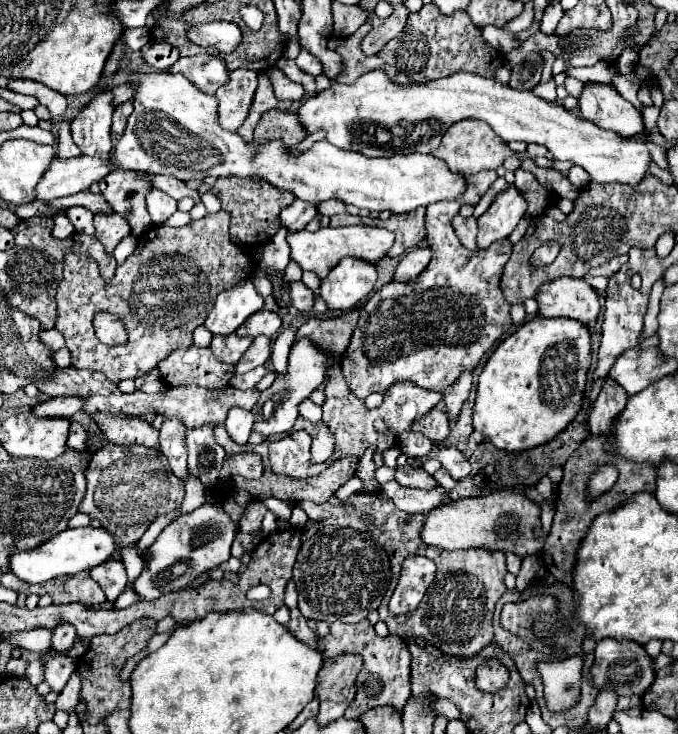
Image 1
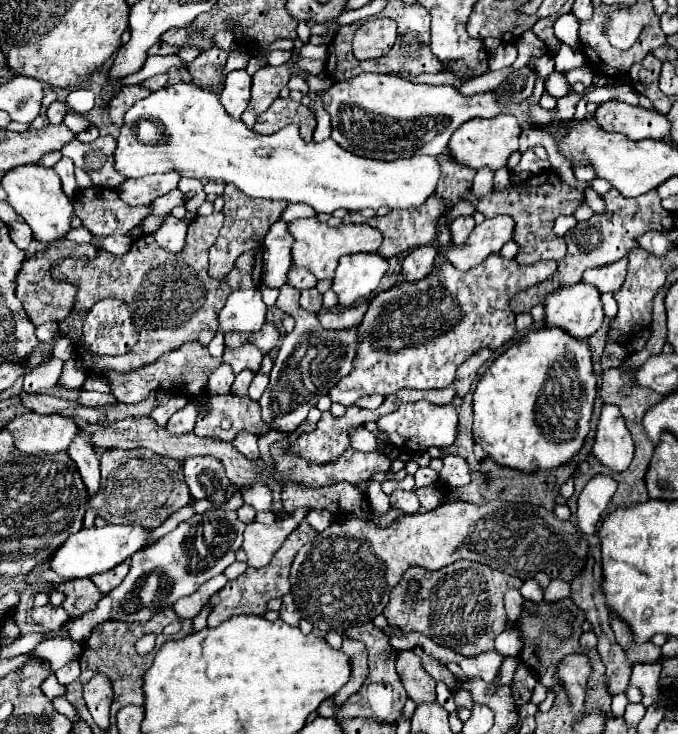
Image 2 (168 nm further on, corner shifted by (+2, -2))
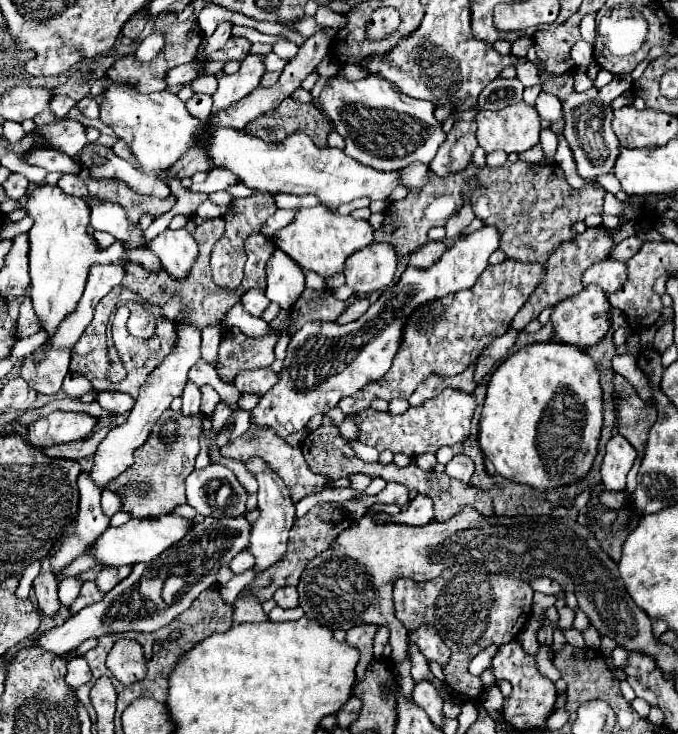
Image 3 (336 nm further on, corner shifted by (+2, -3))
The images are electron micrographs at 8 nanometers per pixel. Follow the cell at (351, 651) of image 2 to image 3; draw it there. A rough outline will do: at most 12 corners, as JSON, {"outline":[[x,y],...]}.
{"outline":[[361,624],[347,632],[347,644],[359,648],[357,682],[373,660],[373,638],[379,626]]}

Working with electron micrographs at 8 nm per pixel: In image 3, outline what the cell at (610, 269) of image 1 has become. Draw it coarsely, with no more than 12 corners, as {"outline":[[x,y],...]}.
{"outline":[[613,258],[591,266],[583,286],[597,284],[605,294],[627,280],[627,266]]}

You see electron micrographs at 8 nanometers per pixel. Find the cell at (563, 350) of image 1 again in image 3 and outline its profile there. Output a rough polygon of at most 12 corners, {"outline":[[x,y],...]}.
{"outline":[[569,344],[493,372],[481,450],[537,490],[583,480],[603,394]]}

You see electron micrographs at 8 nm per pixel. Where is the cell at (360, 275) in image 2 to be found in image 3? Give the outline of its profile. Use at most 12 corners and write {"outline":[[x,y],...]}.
{"outline":[[373,242],[345,262],[347,286],[357,296],[393,282],[397,254]]}

